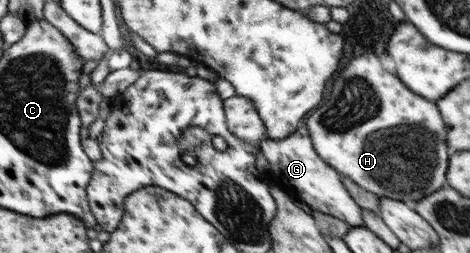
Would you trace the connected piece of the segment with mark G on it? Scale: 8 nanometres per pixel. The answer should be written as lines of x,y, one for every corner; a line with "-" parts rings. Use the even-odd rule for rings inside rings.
301,122
297,130
284,139
265,137
258,148
270,164
267,179
284,189
294,200
306,203
312,210
338,217
350,227
362,227
365,224
363,209
351,198
346,186
342,185
342,176
334,171
333,167
330,167
313,148
305,124

